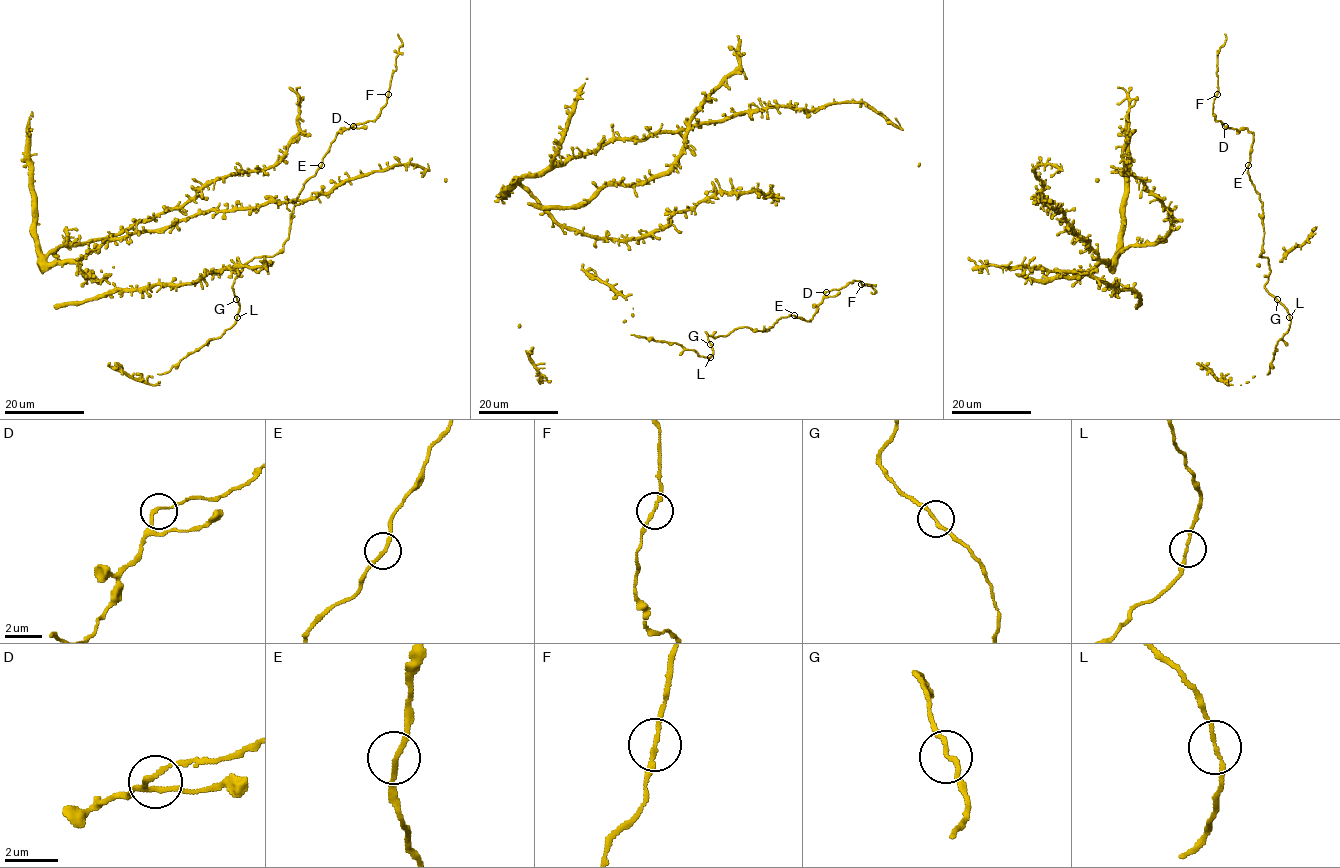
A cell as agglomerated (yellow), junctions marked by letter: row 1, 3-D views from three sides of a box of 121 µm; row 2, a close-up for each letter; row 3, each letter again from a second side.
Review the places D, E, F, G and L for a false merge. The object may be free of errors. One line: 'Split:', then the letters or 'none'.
Split: none

